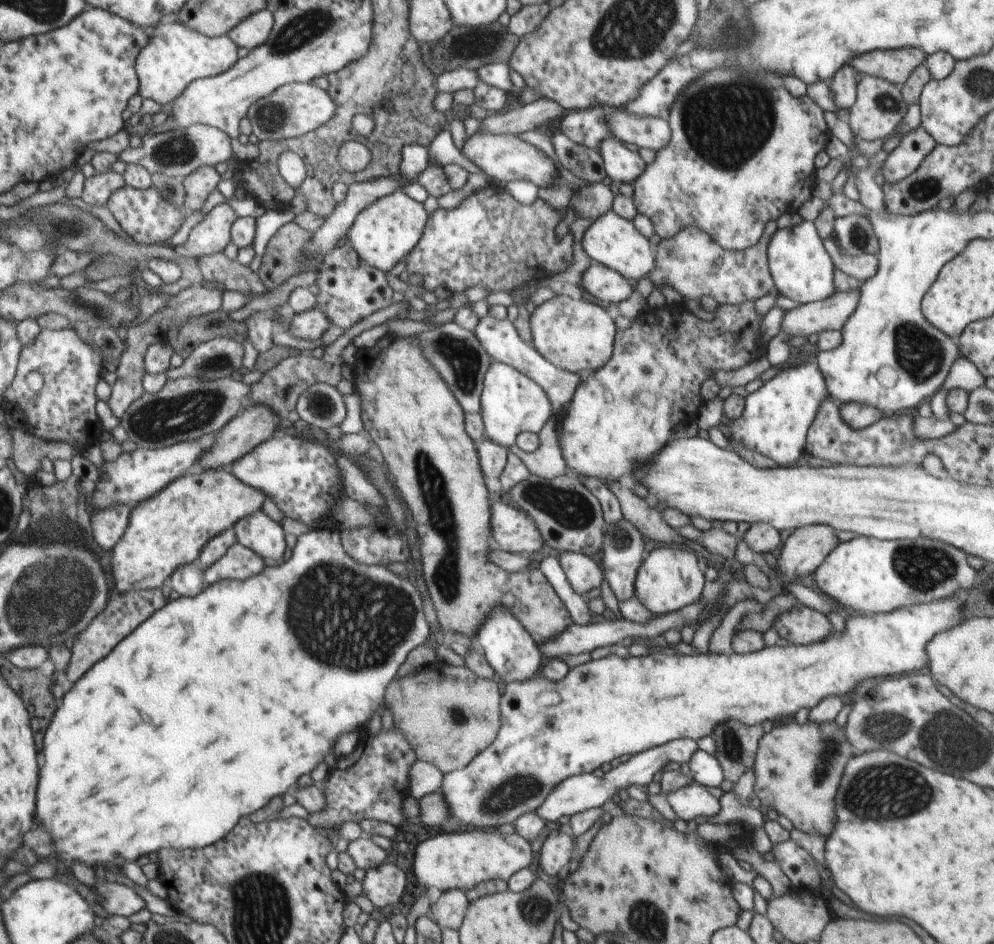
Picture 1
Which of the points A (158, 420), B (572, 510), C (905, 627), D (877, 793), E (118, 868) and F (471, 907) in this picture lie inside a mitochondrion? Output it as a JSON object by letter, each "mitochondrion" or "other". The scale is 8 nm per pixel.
{"A":"mitochondrion","B":"mitochondrion","C":"other","D":"mitochondrion","E":"other","F":"other"}

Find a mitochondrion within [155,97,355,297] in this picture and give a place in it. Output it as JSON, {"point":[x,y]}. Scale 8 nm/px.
{"point":[272,118]}

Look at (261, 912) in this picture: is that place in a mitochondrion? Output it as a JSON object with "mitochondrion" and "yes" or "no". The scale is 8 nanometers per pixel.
{"mitochondrion":"yes"}

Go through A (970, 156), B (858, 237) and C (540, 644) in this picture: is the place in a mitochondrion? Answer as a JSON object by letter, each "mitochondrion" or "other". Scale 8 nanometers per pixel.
{"A":"other","B":"mitochondrion","C":"other"}

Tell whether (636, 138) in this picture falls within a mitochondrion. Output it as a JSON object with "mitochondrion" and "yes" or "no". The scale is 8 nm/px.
{"mitochondrion":"no"}

